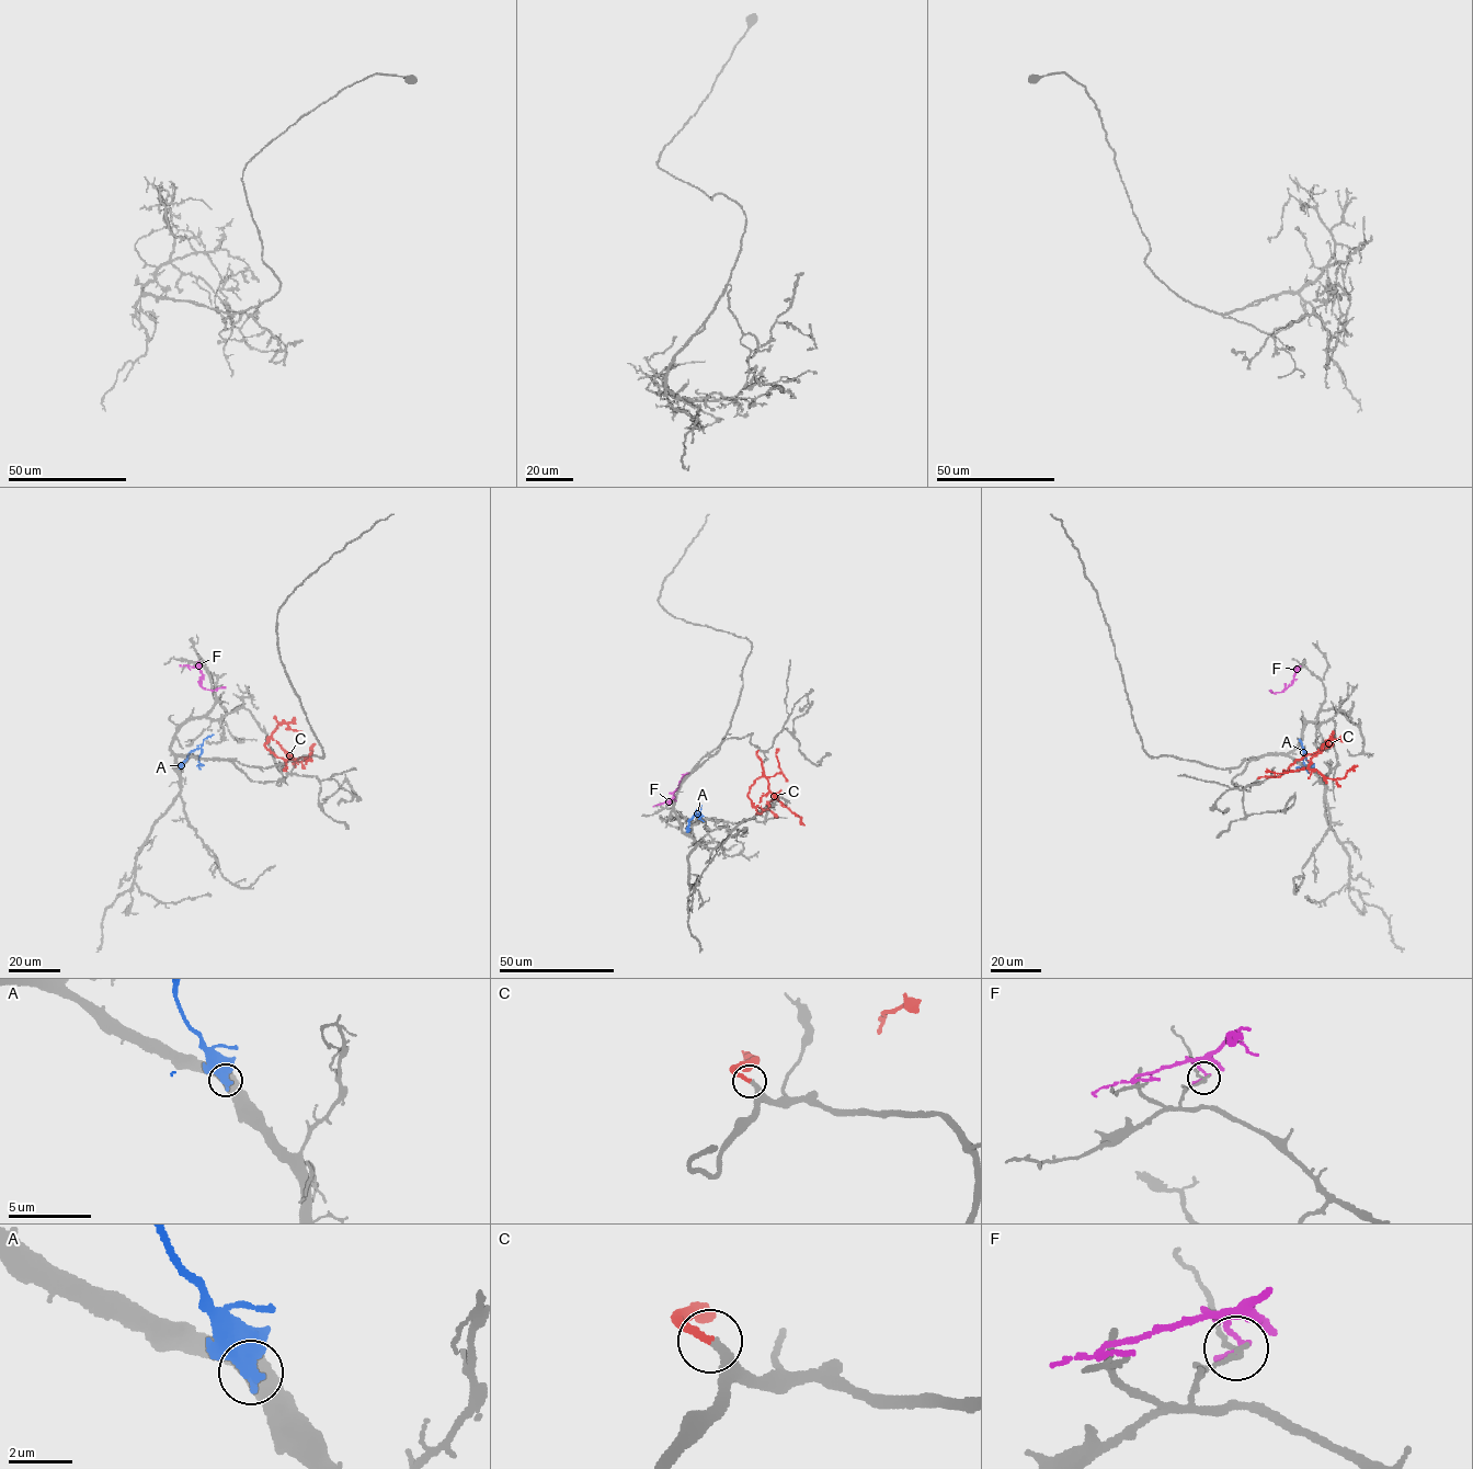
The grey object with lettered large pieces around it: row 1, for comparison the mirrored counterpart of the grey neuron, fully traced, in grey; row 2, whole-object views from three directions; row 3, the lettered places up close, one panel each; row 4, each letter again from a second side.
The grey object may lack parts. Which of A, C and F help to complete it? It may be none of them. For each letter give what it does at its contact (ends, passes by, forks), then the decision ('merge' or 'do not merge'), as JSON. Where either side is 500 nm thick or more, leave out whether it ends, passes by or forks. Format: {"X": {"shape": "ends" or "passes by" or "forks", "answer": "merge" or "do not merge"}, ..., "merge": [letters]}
{"A": {"answer": "do not merge"}, "C": {"shape": "ends", "answer": "merge"}, "F": {"shape": "ends", "answer": "do not merge"}, "merge": ["C"]}

